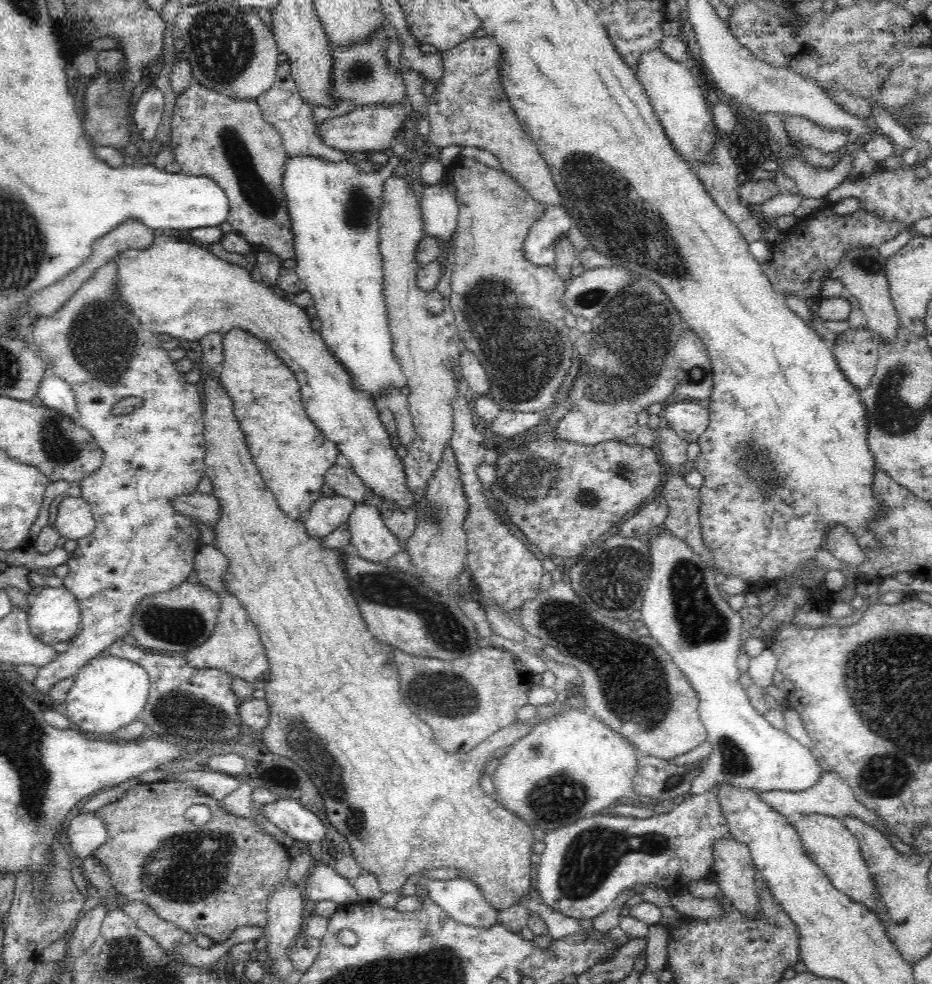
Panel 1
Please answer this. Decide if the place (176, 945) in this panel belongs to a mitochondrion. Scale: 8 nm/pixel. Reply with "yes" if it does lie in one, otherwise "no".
yes

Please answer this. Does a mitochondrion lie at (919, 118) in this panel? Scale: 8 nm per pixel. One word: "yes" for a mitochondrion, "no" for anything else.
yes

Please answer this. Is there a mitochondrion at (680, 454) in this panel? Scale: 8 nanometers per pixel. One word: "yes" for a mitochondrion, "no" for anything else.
no

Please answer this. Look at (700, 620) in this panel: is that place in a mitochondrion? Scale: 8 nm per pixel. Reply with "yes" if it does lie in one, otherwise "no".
yes

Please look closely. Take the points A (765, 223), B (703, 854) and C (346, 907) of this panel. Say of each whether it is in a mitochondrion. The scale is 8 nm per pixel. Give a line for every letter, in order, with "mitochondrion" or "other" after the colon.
A: other
B: other
C: other

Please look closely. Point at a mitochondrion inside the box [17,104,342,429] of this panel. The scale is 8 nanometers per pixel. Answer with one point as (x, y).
(102, 341)

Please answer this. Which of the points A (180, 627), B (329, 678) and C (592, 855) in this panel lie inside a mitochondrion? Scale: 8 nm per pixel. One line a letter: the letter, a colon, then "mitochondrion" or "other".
A: mitochondrion
B: other
C: mitochondrion

